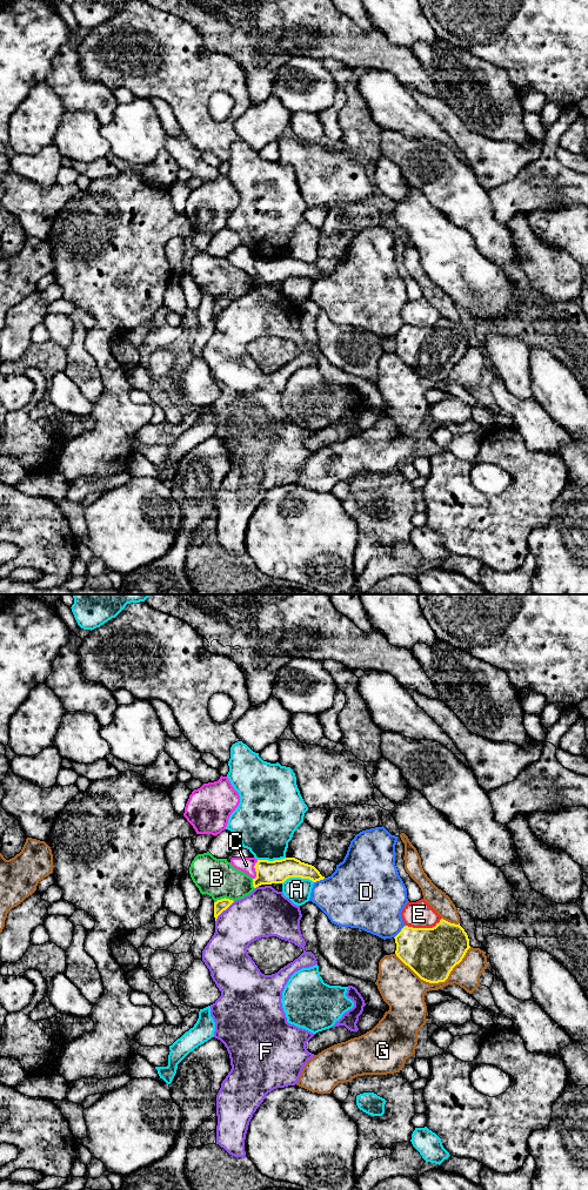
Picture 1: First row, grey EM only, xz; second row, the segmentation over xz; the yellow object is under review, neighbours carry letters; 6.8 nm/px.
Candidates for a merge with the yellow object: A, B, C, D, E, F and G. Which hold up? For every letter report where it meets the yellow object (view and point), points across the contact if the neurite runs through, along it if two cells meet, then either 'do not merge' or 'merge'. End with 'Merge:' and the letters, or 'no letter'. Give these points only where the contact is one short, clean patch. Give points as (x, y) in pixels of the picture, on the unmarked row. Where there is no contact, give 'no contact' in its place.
A: meets yellow in xz at (298, 275); do not merge
B: meets yellow in xz at (225, 296); do not merge
C: meets yellow in xz at (255, 268); border along xz (258, 259), (254, 264), (255, 275), (253, 277); do not merge
D: meets yellow in xz at (400, 330); do not merge
E: meets yellow in xz at (423, 327); do not merge
F: meets yellow in xz at (224, 308); do not merge
G: meets yellow in xz at (435, 381); do not merge
Merge: no letter

